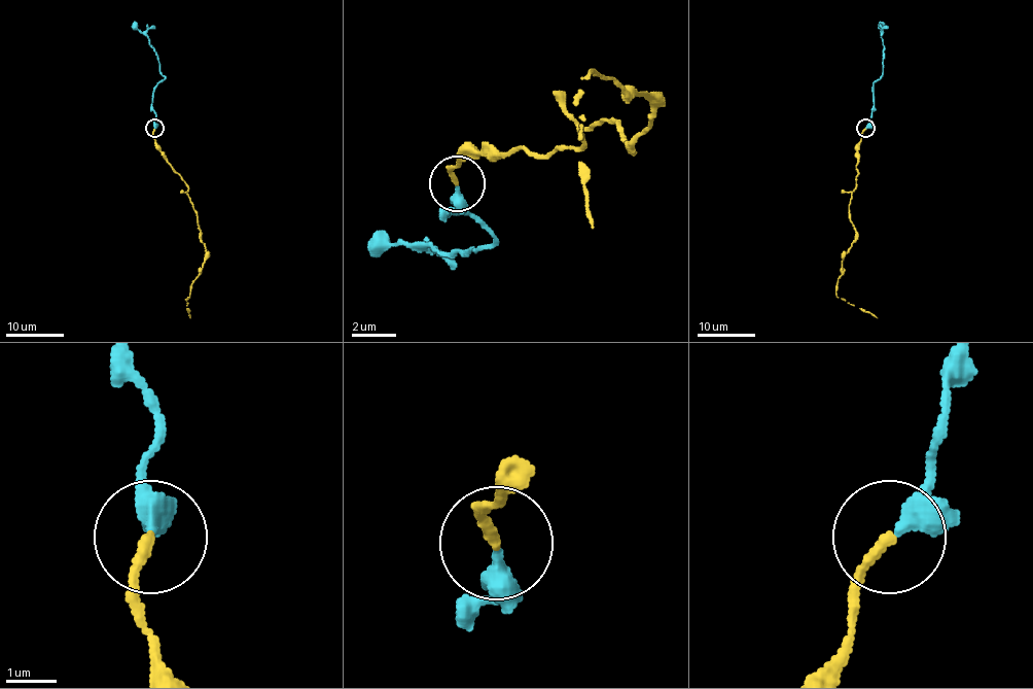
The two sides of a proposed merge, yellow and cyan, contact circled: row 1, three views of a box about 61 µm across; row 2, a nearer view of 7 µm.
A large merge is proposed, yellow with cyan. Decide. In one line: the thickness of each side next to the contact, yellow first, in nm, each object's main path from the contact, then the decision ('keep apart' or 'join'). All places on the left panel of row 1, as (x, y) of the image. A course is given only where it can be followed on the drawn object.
220 nm thick on the yellow side, 300 nm on the other; yellow runs (155, 128), (156, 148), (185, 184), (197, 216), (200, 241), (206, 249), (202, 273), (187, 297), (189, 317); cyan runs (155, 128), (152, 93), (164, 77), (153, 48), (134, 21); join

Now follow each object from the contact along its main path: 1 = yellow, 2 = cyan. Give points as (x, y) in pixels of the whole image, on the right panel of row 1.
1: (865, 128), (858, 148), (856, 184), (849, 203), (855, 241), (844, 256), (836, 296), (877, 317)
2: (866, 128), (874, 107), (874, 83), (883, 74), (884, 48), (880, 21)

